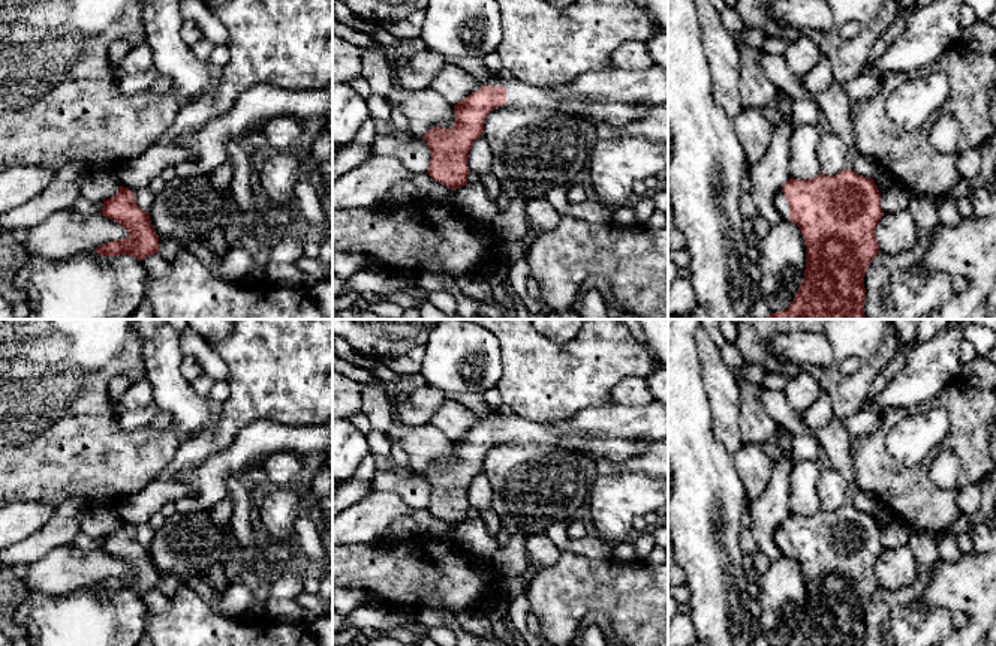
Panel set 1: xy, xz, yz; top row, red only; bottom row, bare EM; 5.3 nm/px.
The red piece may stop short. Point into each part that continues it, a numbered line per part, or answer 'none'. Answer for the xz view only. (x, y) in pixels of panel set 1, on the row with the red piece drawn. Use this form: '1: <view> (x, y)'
1: xz (616, 113)

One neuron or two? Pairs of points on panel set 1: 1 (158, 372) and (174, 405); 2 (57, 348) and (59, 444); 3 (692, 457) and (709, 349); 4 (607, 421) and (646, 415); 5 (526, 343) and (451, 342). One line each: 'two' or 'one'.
1: one
2: one
3: two
4: one
5: two

